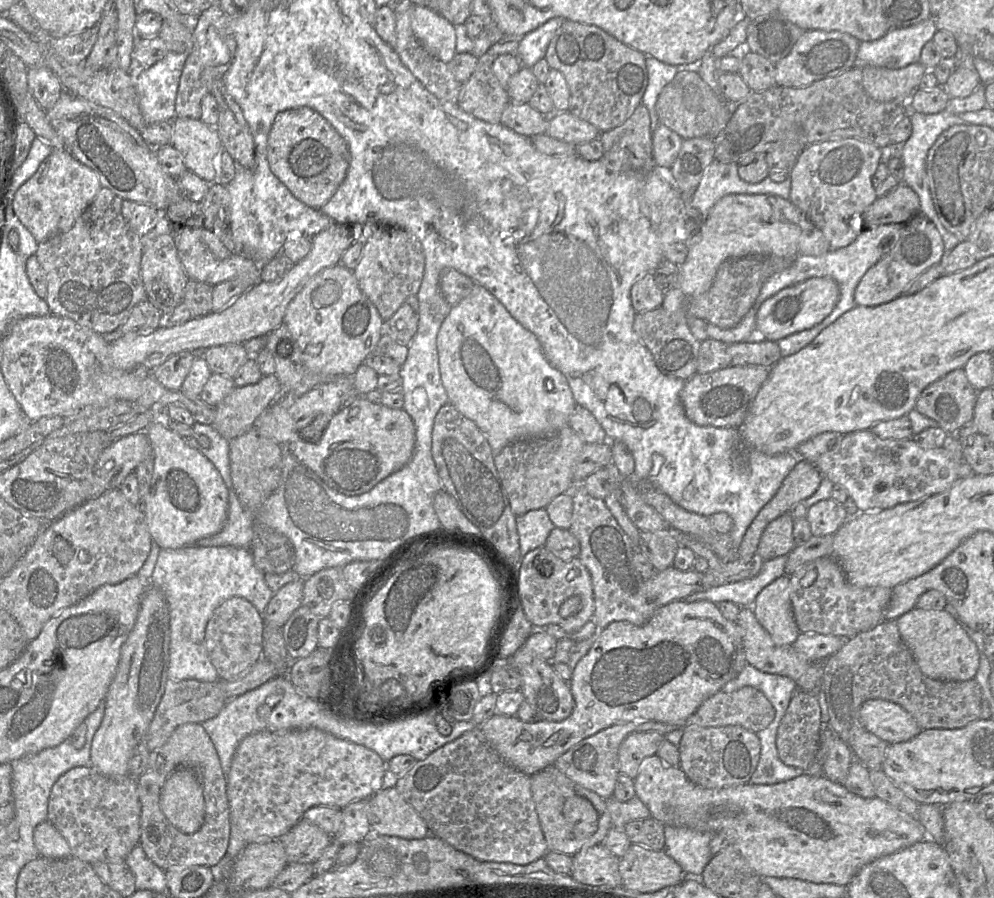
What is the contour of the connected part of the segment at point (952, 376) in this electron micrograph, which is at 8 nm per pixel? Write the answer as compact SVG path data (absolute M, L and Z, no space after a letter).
M958 368L927 386L918 397L915 410L937 422L947 434L972 423L977 399L977 391L969 383L963 368Z

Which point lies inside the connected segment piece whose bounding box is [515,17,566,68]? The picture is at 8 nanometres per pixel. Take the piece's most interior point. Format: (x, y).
(532, 47)

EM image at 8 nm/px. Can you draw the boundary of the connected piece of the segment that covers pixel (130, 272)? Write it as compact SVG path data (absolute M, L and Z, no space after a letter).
M101 187L91 204L81 214L72 228L66 232L56 234L44 242L38 243L38 248L34 254L43 270L47 282L47 294L45 301L49 307L50 313L65 318L70 318L78 324L90 328L94 332L102 335L111 334L116 331L128 319L133 308L139 303L148 299L140 273L144 237L138 235L126 222L122 214L122 202L123 199L121 197L117 196L111 190Z

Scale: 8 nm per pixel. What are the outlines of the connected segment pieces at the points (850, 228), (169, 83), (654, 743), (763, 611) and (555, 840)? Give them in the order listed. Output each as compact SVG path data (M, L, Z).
M853 138L807 146L790 171L789 200L819 228L831 249L851 244L864 230L863 212L877 198L872 176L881 162L881 148Z
M170 51L150 67L135 67L134 85L146 124L176 118L176 96L188 53Z
M633 732L621 743L618 750L621 774L634 779L644 759L656 755L665 736L658 732Z
M787 575L763 588L751 608L758 623L777 645L787 646L795 642L800 631L793 615Z
M553 764L528 776L531 777L532 798L548 851L574 855L581 849L602 844L612 826L606 800L572 781Z

